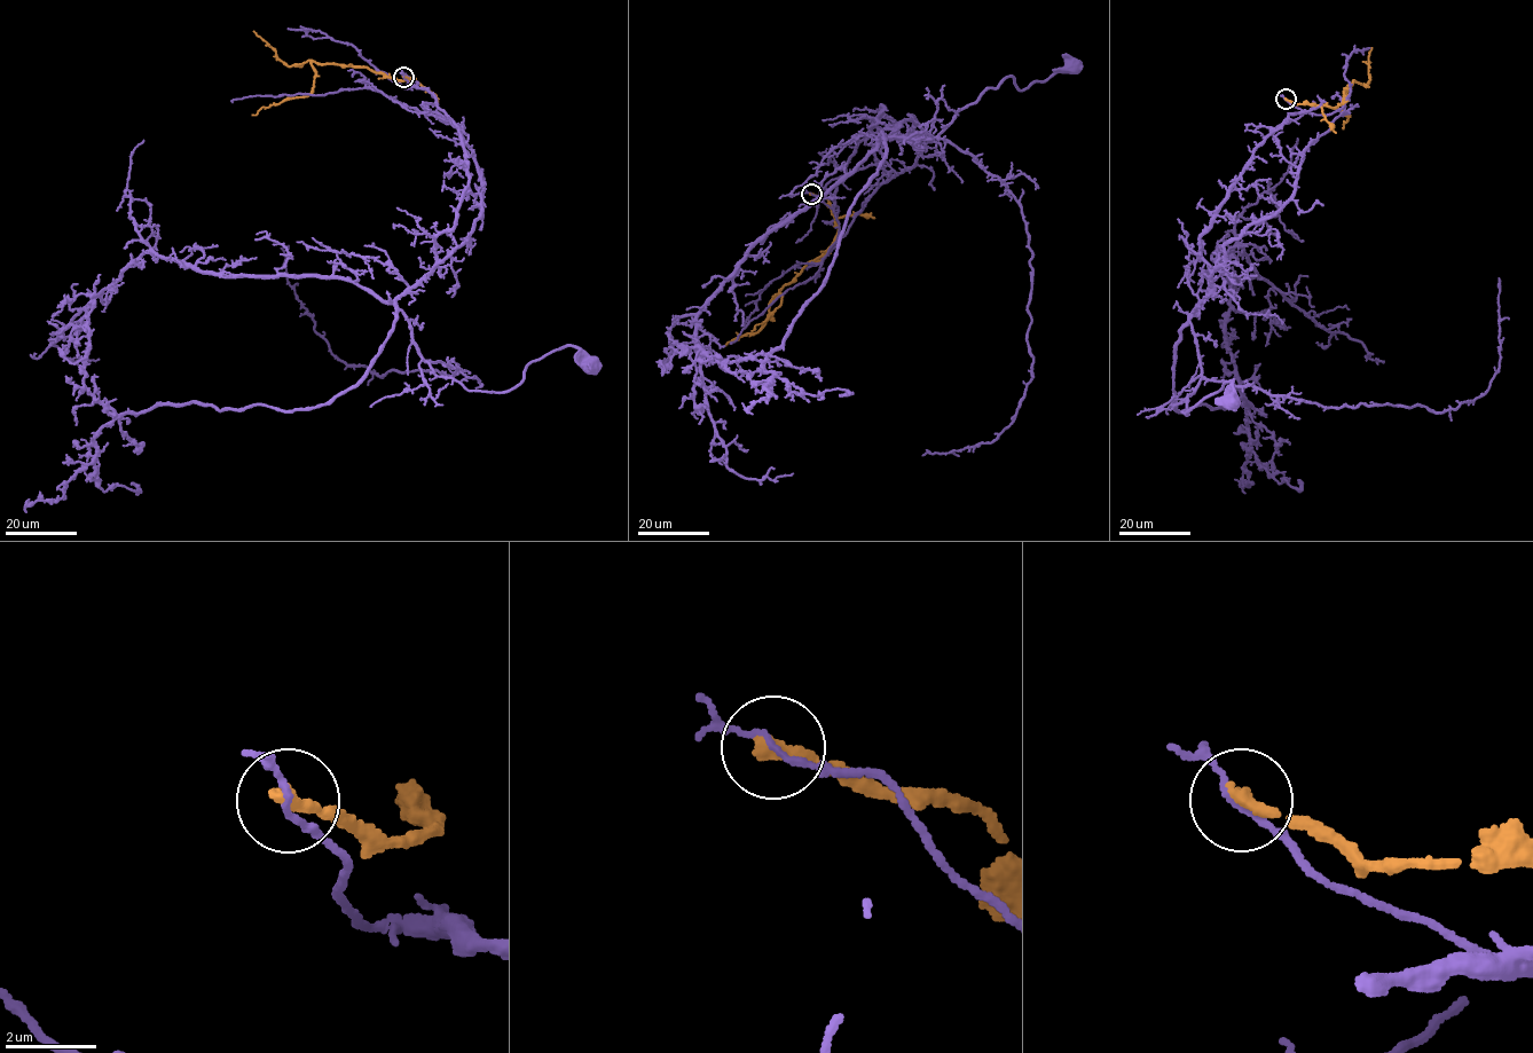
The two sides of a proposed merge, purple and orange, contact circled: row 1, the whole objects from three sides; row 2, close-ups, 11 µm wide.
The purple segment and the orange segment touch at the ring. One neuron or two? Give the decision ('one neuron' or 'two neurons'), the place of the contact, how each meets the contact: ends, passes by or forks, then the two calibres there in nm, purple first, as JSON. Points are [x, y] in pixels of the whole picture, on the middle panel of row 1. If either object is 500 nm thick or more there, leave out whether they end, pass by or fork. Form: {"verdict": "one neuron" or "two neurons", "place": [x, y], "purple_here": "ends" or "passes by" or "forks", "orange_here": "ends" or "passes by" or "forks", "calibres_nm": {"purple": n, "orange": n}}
{"verdict": "two neurons", "place": [811, 194], "purple_here": "passes by", "orange_here": "ends", "calibres_nm": {"purple": 120, "orange": 320}}

